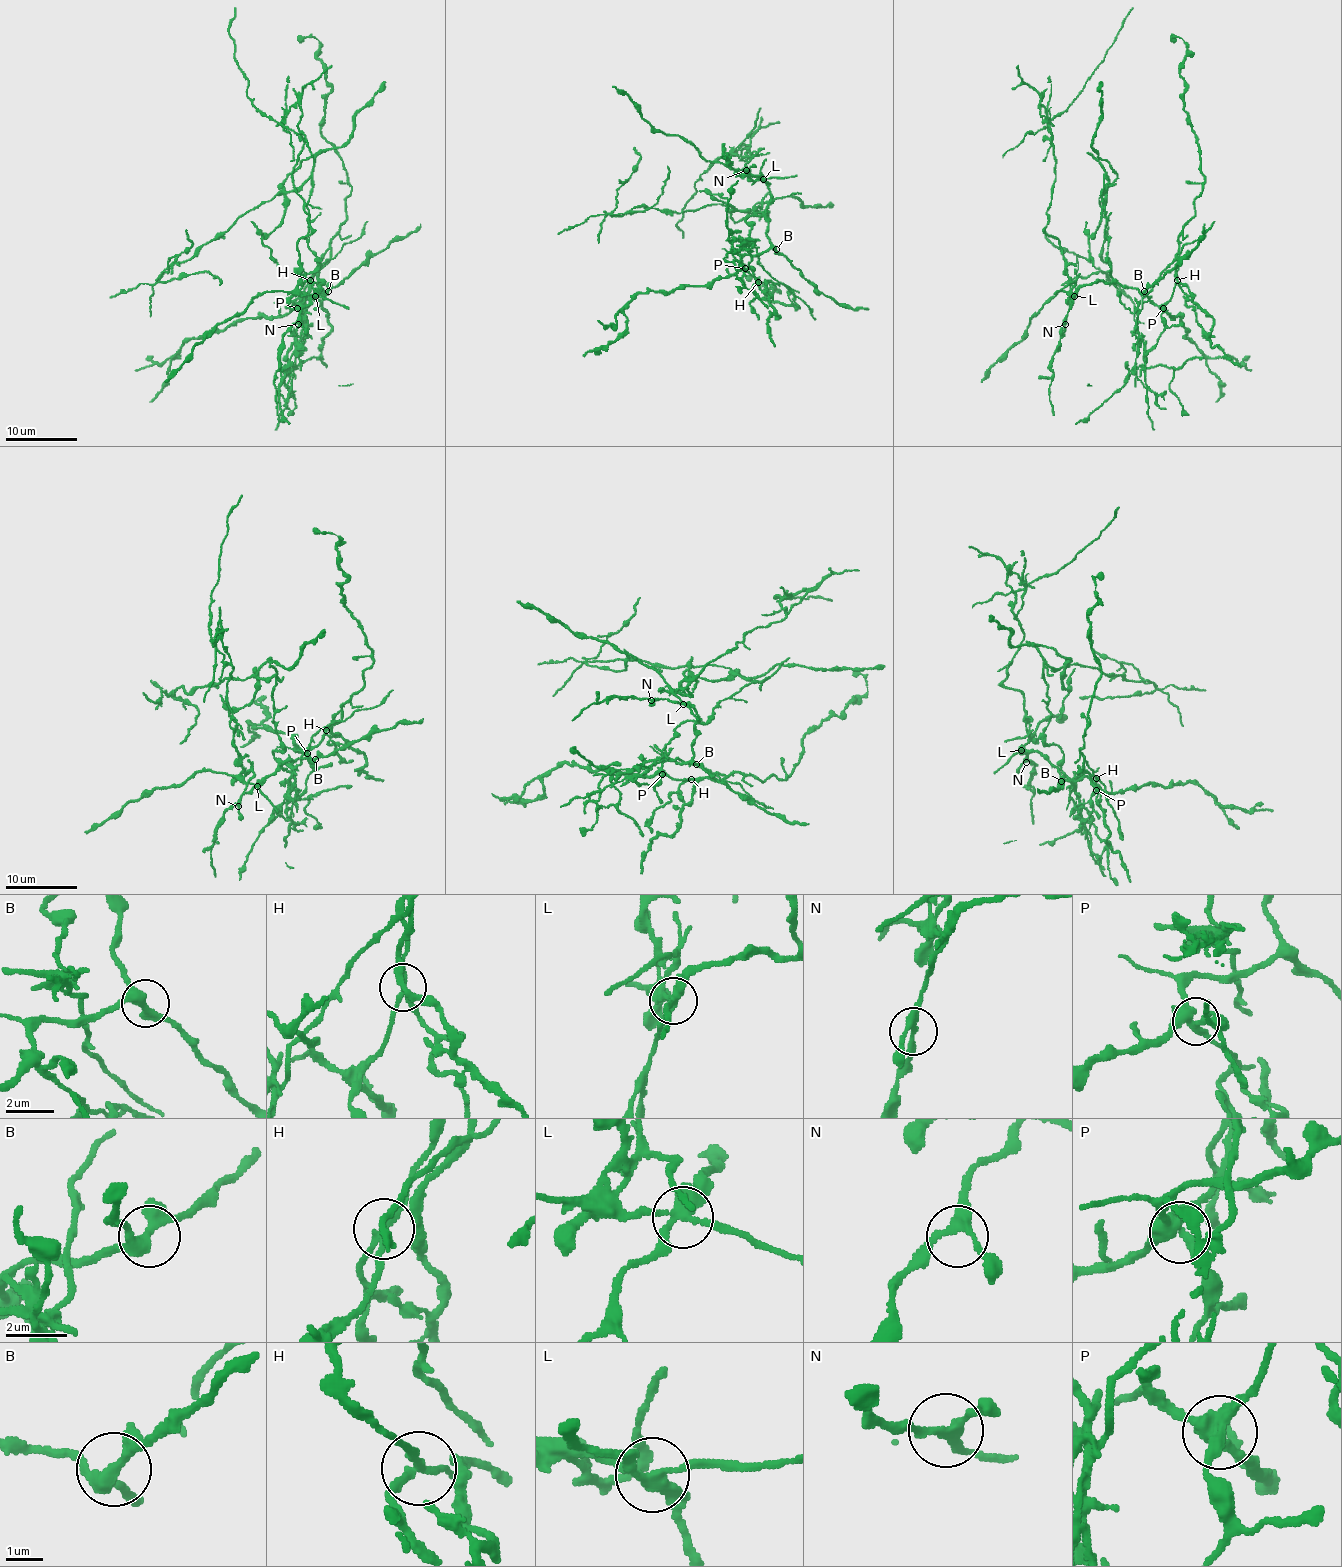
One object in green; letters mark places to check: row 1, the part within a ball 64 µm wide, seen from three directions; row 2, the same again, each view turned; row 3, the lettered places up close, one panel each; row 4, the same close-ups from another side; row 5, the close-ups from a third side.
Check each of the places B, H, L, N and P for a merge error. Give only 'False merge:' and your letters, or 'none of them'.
False merge: H, L, P

